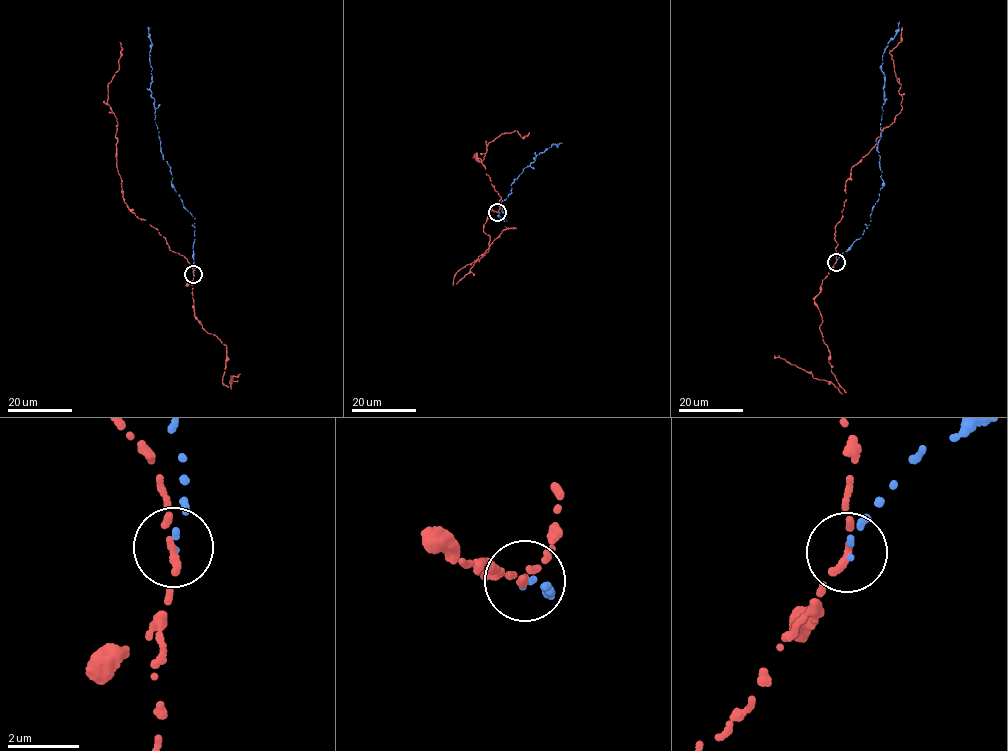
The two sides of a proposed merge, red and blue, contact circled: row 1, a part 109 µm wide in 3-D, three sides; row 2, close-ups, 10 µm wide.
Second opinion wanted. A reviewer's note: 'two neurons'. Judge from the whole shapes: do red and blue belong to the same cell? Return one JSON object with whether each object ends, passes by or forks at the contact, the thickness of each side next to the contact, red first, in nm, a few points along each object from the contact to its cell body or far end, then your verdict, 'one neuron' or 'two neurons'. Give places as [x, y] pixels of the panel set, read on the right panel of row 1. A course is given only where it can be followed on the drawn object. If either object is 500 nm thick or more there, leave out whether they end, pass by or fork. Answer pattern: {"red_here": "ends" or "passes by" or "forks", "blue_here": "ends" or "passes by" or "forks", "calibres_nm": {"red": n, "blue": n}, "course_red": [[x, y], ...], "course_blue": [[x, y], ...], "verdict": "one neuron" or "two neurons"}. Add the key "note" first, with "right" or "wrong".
{"note": "right", "red_here": "ends", "blue_here": "ends", "calibres_nm": {"red": 260, "blue": 90}, "course_red": [[836, 261], [835, 228], [843, 217], [851, 168], [901, 110], [889, 51], [901, 41], [901, 27]], "course_blue": [[836, 262], [861, 237], [883, 186], [877, 147], [885, 102], [881, 65], [899, 22]], "verdict": "two neurons"}

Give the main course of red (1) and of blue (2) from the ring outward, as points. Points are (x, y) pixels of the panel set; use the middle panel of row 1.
1: (497, 211), (500, 196), (476, 152), (473, 157), (484, 158), (503, 133), (529, 132)
2: (497, 212), (500, 221), (506, 220), (499, 205), (511, 193), (514, 179), (536, 155), (559, 142)

